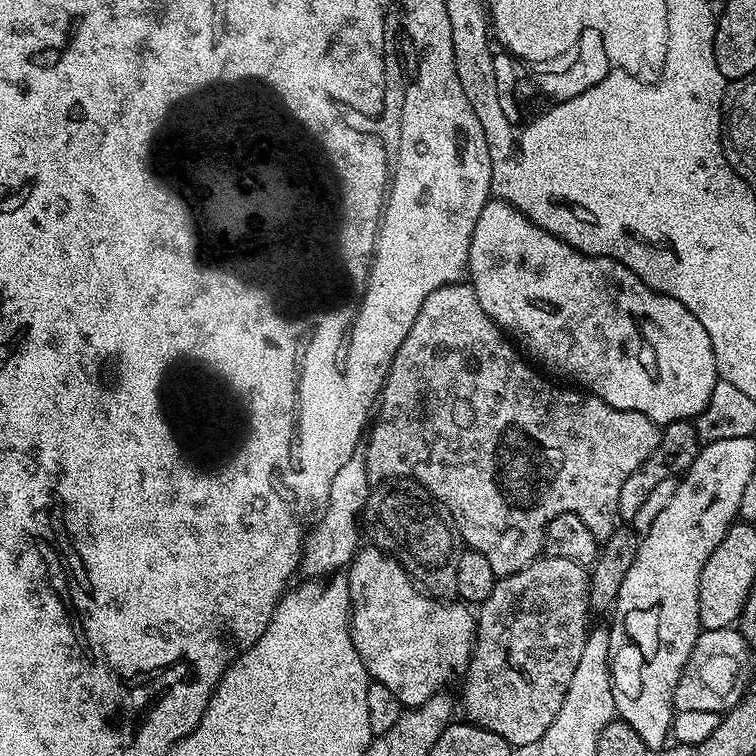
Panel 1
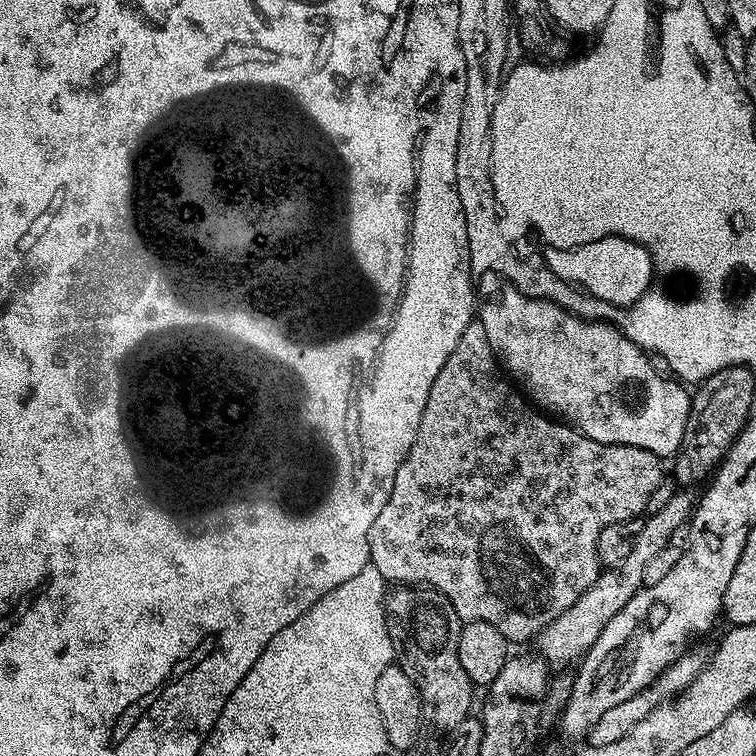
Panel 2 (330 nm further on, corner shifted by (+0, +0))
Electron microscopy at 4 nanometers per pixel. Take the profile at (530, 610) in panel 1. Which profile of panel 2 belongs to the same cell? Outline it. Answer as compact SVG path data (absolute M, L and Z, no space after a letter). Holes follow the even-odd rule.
M676 491L670 498L670 502L662 506L662 510L651 513L647 517L649 520L645 519L641 523L634 550L630 550L630 558L626 558L626 562L622 562L616 568L604 568L597 580L584 591L578 598L578 602L574 602L570 610L558 614L558 618L554 618L534 637L535 651L543 656L549 665L572 666L582 660L584 655L592 649L594 642L598 642L610 618L614 618L614 614L618 614L618 610L622 610L622 606L626 606L630 598L634 598L639 588L645 587L642 574L646 570L646 565L650 563L650 558L654 558L654 554L658 554L662 546L666 546L666 542L670 540L674 530L678 530L678 526L691 521L694 496L692 500L688 492L691 491Z

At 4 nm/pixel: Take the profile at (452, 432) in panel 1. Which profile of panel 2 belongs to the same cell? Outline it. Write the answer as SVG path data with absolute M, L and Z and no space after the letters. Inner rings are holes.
M474 318L470 326L462 330L462 338L458 338L454 354L446 358L446 366L442 366L438 378L434 378L434 386L430 386L430 398L426 398L426 410L422 410L422 422L418 426L414 446L410 446L402 466L398 466L390 498L386 506L382 506L382 514L374 518L374 526L370 526L368 531L368 558L385 582L396 586L427 586L439 592L454 613L455 619L457 616L460 622L490 622L490 626L494 626L494 630L498 630L498 634L502 634L510 642L531 641L548 623L558 618L558 614L570 610L574 602L578 602L578 598L600 576L602 565L596 553L598 534L602 534L602 530L606 530L606 526L614 522L637 519L641 515L639 512L643 513L647 509L650 494L654 494L654 486L658 486L662 478L660 464L661 457L650 454L650 450L625 444L594 442L594 438L582 434L572 425L533 407L502 371L496 354L486 339L486 326L482 326L482 322ZM532 576L552 576L552 580L532 580Z

